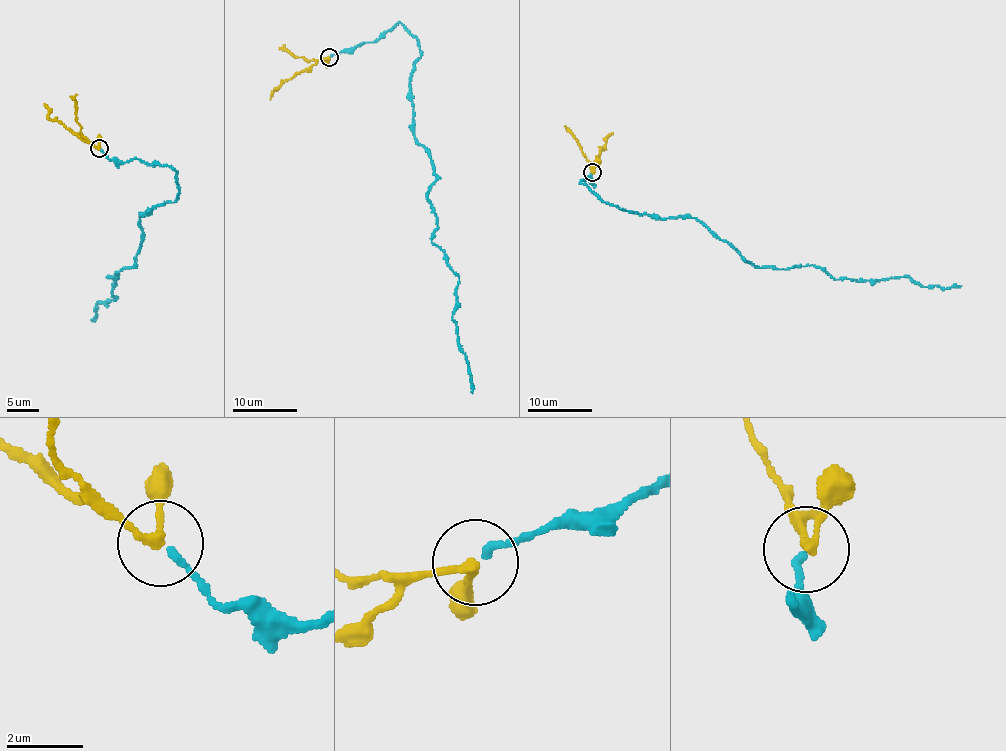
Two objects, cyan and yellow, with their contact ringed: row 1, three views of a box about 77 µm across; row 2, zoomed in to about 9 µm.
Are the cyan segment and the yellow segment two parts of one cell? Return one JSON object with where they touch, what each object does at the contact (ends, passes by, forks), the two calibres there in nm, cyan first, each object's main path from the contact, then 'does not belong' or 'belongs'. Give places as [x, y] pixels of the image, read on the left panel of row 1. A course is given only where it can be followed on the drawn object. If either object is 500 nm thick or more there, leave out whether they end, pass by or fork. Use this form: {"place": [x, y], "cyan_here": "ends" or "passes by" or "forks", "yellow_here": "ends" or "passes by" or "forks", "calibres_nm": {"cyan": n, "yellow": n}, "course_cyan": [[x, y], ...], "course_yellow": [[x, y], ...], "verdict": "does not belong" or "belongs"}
{"place": [99, 148], "cyan_here": "ends", "yellow_here": "passes by", "calibres_nm": {"cyan": 190, "yellow": 190}, "course_cyan": [[101, 149], [174, 168], [178, 195], [139, 217], [133, 264], [106, 277], [117, 298], [95, 304], [91, 320]], "course_yellow": [[99, 148], [48, 117], [44, 104]], "verdict": "belongs"}

